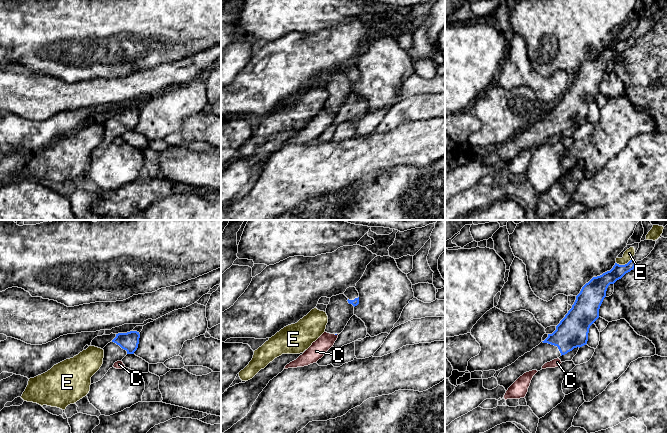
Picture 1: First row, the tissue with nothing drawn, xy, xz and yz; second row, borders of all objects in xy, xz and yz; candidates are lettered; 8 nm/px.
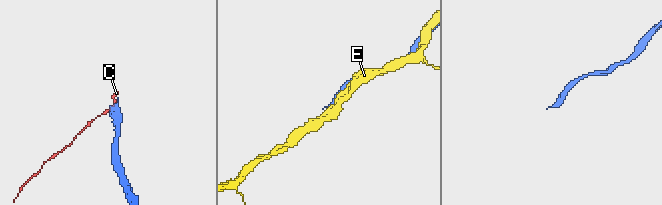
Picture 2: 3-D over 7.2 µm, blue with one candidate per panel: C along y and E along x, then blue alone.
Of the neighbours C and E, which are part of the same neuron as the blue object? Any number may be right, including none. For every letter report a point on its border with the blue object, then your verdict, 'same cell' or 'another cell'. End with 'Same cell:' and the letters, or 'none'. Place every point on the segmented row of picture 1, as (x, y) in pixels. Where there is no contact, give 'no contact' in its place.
C: no contact; another cell
E: meets blue in yz at (623, 265); another cell
Same cell: none

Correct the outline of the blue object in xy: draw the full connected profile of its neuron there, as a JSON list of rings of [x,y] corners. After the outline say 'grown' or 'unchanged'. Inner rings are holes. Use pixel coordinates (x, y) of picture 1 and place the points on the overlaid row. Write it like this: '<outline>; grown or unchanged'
[[[137,331],[118,333],[104,348],[103,364],[91,377],[91,384],[100,381],[114,363],[121,361],[127,354],[134,354],[138,348],[140,334]]]; grown

